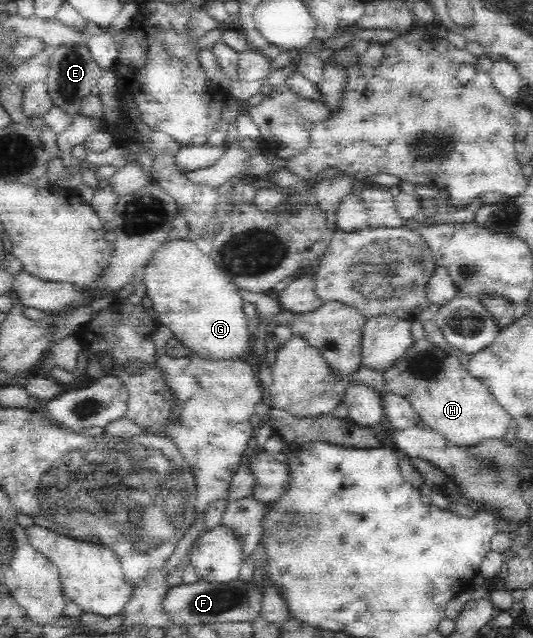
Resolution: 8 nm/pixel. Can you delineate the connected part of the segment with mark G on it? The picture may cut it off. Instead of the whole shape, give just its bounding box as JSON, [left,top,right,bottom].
[142,239,254,361]

